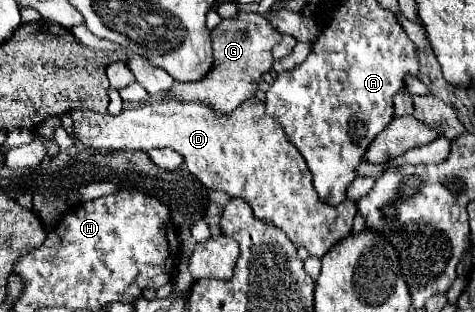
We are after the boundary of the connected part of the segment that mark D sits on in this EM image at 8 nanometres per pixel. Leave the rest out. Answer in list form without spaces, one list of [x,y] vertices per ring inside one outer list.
[[[165,97],[157,103],[141,105],[131,111],[123,111],[119,115],[109,113],[95,113],[95,111],[73,111],[73,135],[79,145],[93,151],[149,151],[155,147],[169,147],[185,157],[185,167],[205,185],[211,189],[225,191],[231,197],[245,199],[259,219],[271,221],[277,225],[285,235],[291,239],[295,247],[305,247],[311,257],[323,257],[331,247],[343,241],[351,233],[353,217],[355,217],[355,203],[347,201],[341,205],[325,205],[317,197],[313,189],[311,171],[305,165],[301,153],[285,139],[283,129],[265,115],[263,103],[255,97],[243,101],[231,115],[219,117],[203,103],[179,103],[171,97]]]

